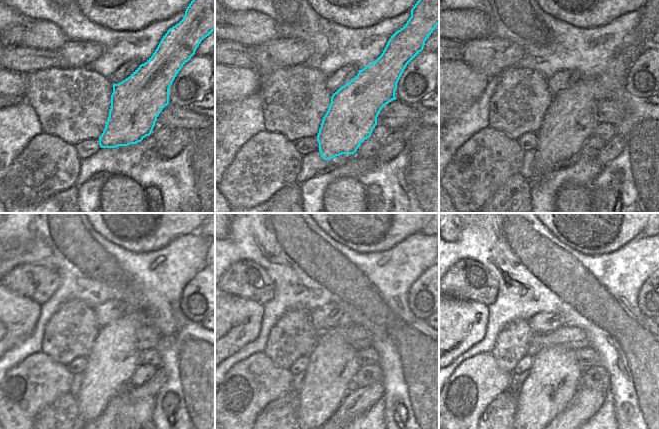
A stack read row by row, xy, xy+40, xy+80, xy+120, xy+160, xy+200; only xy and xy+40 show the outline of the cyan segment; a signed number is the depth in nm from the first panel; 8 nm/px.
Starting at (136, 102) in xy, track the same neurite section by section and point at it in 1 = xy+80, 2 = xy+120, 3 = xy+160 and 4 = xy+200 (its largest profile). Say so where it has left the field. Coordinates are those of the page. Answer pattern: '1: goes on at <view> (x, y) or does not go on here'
1: goes on at xy+80 (571, 118)
2: goes on at xy+120 (114, 357)
3: goes on at xy+160 (333, 364)
4: goes on at xy+200 (555, 370)

